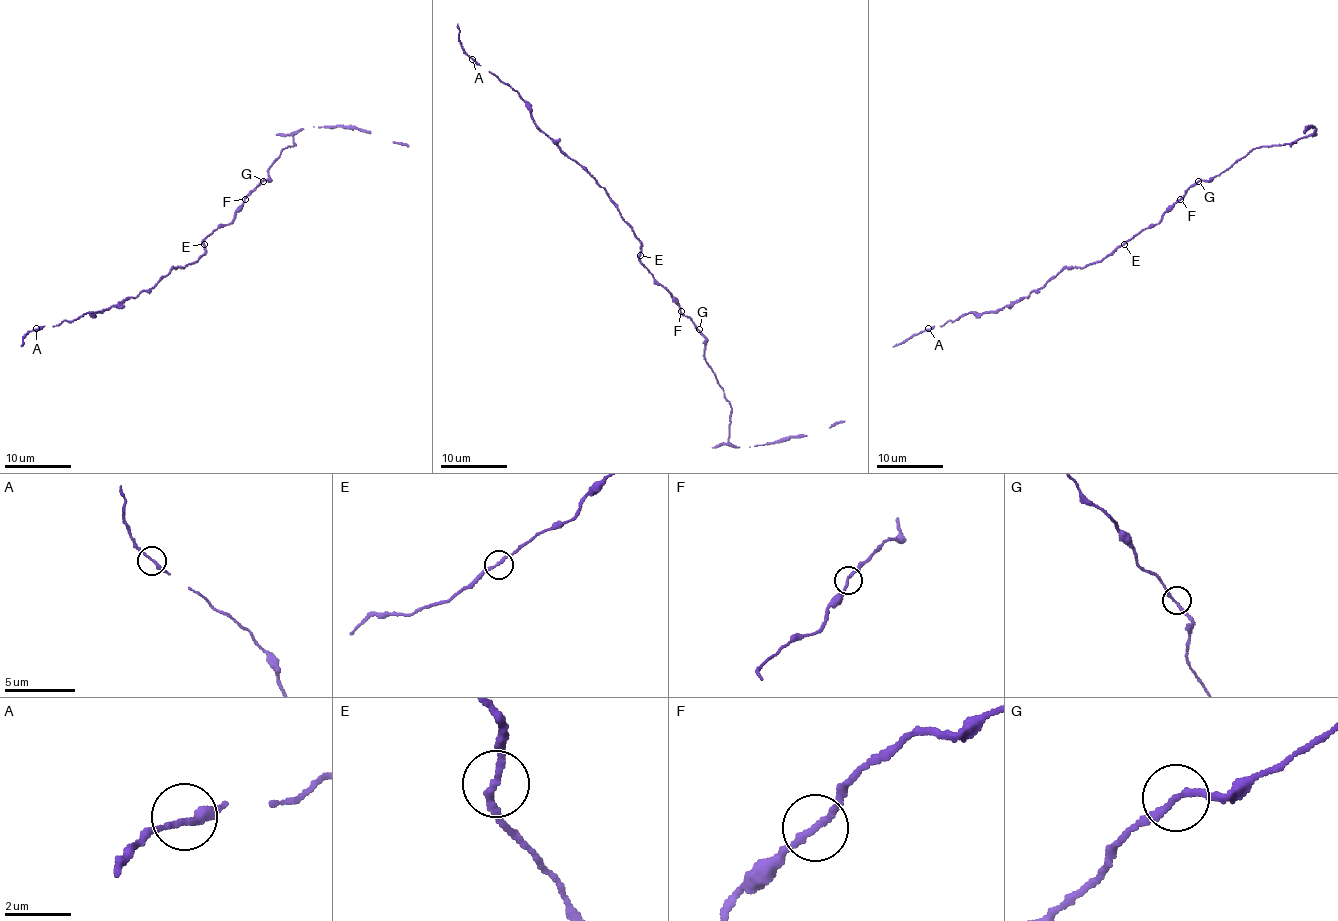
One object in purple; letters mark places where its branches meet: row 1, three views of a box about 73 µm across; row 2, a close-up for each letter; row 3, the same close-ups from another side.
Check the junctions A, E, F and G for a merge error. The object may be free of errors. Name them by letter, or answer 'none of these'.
none of these

